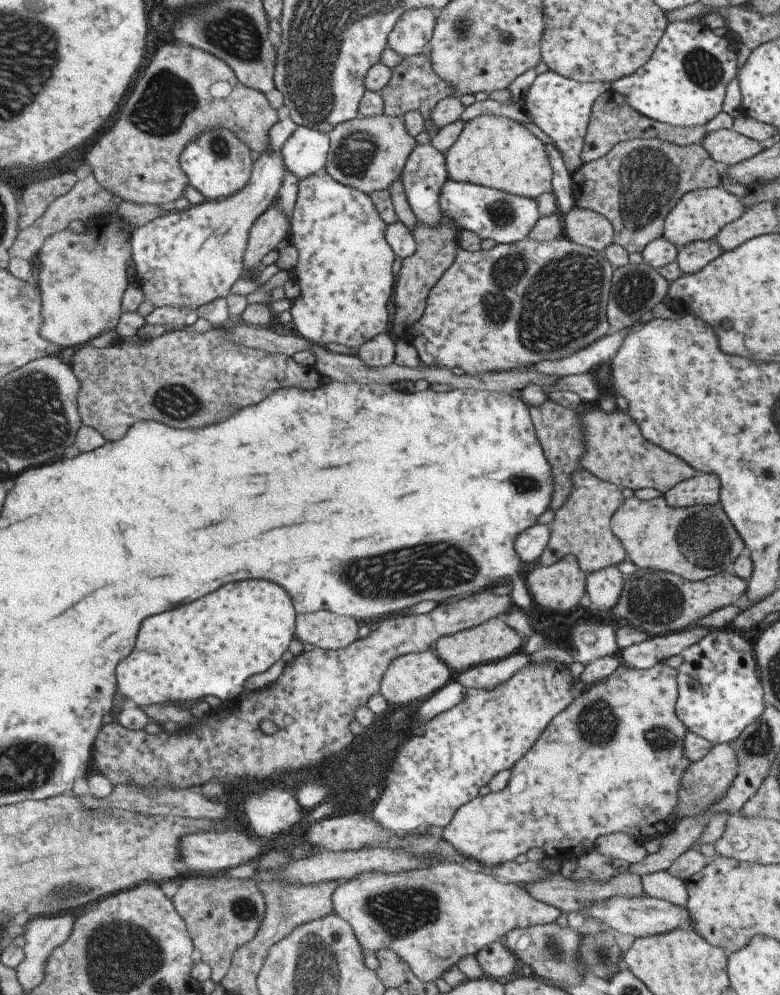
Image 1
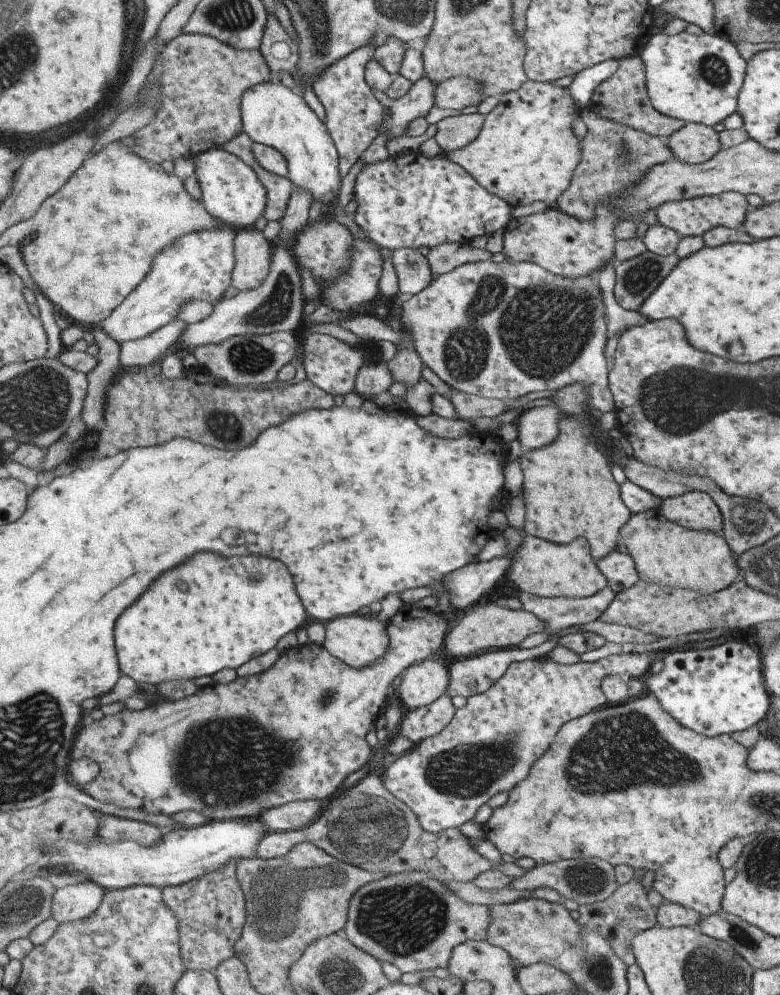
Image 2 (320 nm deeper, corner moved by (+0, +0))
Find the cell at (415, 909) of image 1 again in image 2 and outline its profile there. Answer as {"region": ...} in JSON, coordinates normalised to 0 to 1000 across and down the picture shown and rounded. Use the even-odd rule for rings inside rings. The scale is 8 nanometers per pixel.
{"region":[[[523,876],[523,877],[505,877],[494,882],[478,885],[472,889],[463,892],[456,896],[456,901],[450,907],[450,911],[446,916],[446,929],[442,933],[444,940],[456,949],[460,953],[464,953],[468,957],[476,958],[479,962],[483,962],[488,967],[499,967],[509,971],[515,977],[542,977],[542,975],[555,975],[555,973],[576,973],[576,967],[578,967],[578,961],[581,961],[581,955],[583,951],[599,947],[599,945],[619,945],[624,944],[626,931],[631,928],[631,919],[628,913],[622,910],[604,909],[591,905],[583,897],[579,897],[571,889],[571,886],[560,884],[558,881],[549,879],[544,876]]]}

